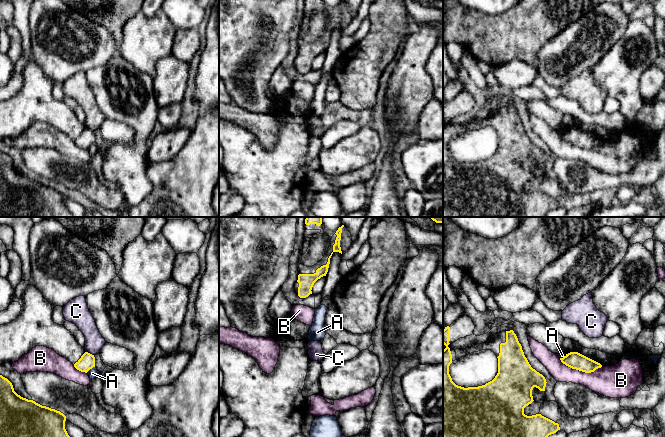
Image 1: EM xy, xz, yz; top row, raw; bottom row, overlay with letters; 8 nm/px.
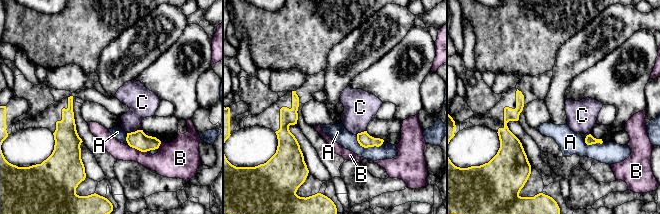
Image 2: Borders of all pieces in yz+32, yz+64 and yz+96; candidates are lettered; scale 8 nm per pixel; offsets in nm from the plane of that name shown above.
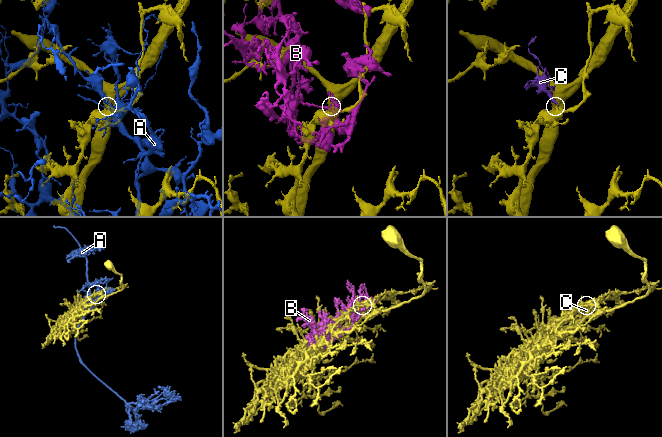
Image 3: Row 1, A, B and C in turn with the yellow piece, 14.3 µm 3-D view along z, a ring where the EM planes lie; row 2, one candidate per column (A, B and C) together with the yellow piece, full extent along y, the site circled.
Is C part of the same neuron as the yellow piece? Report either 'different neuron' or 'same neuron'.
different neuron

